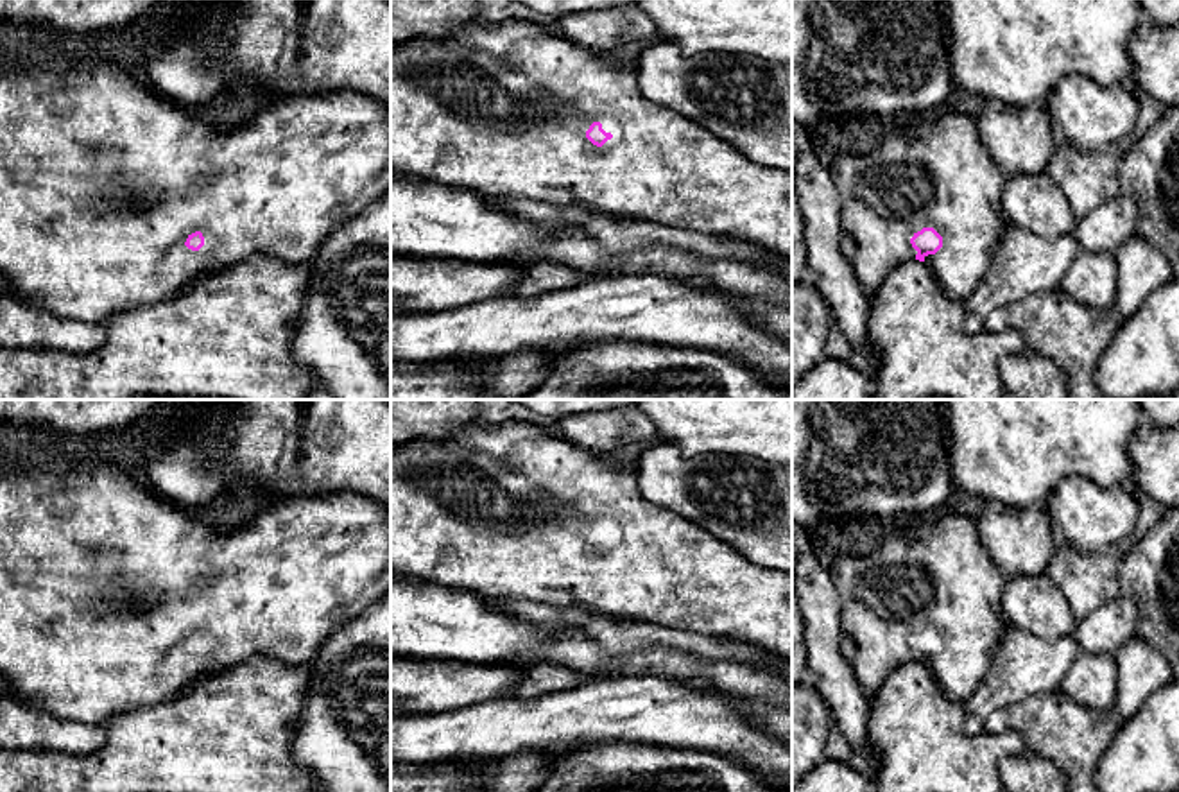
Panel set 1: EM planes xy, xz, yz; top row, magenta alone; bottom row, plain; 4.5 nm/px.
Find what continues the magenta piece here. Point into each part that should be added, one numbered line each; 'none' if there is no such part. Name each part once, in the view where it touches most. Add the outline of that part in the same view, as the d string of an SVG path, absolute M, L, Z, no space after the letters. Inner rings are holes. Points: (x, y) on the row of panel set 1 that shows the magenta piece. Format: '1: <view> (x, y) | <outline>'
1: yz (934, 171) | M928 113L903 116L898 129L882 133L871 152L842 152L828 159L830 172L840 194L842 228L856 245L849 260L858 283L873 297L883 280L901 263L916 258L910 238L923 228L934 228L942 237L942 247L925 256L944 294L966 301L984 281L994 251L1007 226L1002 215L1002 190L1007 176L998 168L984 142L977 120L966 113Z

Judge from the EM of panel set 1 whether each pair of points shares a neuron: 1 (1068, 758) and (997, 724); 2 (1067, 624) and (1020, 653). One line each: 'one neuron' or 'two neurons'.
1: one neuron
2: two neurons

